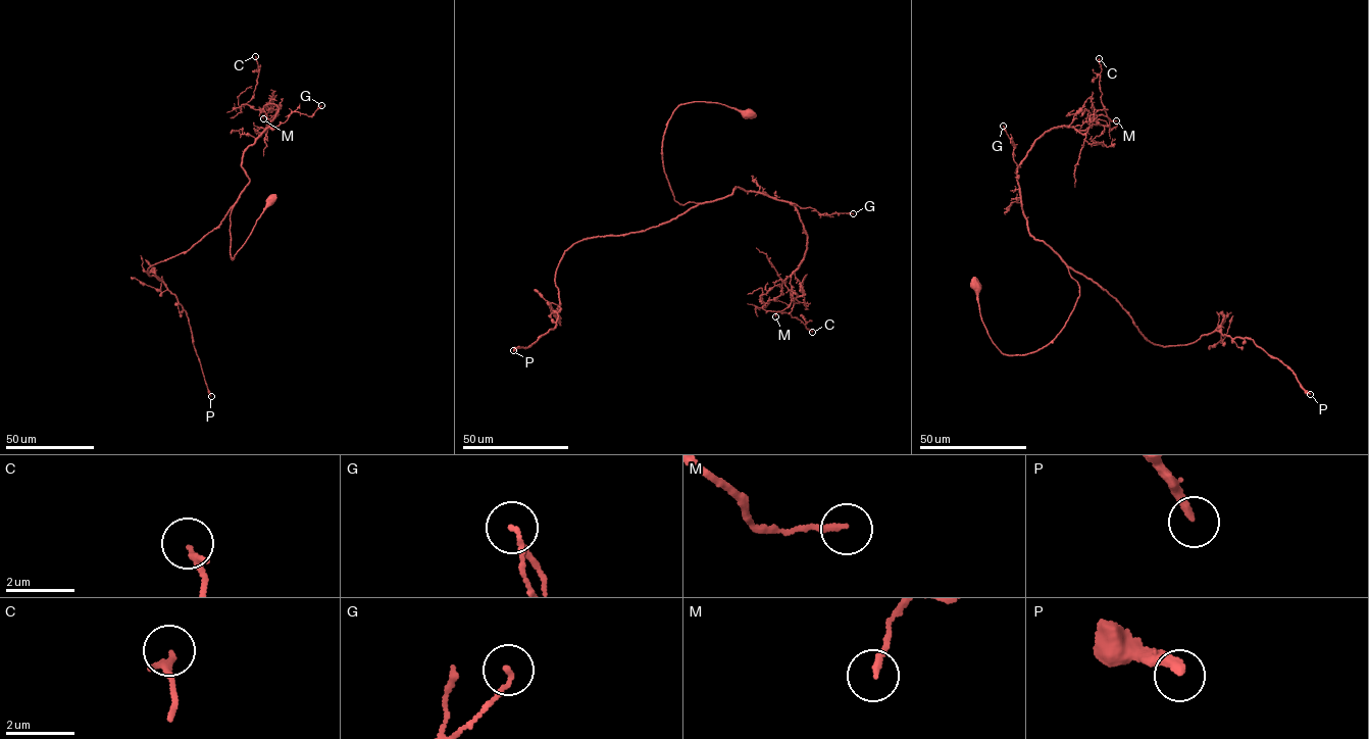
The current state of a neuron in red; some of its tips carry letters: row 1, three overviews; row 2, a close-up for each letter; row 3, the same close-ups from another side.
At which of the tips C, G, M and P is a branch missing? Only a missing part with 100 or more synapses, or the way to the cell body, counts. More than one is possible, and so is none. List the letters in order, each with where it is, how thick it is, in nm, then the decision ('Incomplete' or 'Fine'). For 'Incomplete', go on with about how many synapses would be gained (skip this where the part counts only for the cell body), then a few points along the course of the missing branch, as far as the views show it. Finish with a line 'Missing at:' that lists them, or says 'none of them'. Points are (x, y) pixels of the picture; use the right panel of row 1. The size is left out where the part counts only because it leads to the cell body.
C: Place: (1099, 58). Thickness 190 nm. Fine
G: Place: (1003, 126). Thickness 130 nm. Fine
M: Place: (1116, 120). Thickness 170 nm. Fine
P: Place: (1310, 394). Thickness 280 nm. Incomplete. Roughly 250 synapses
Missing at: P

